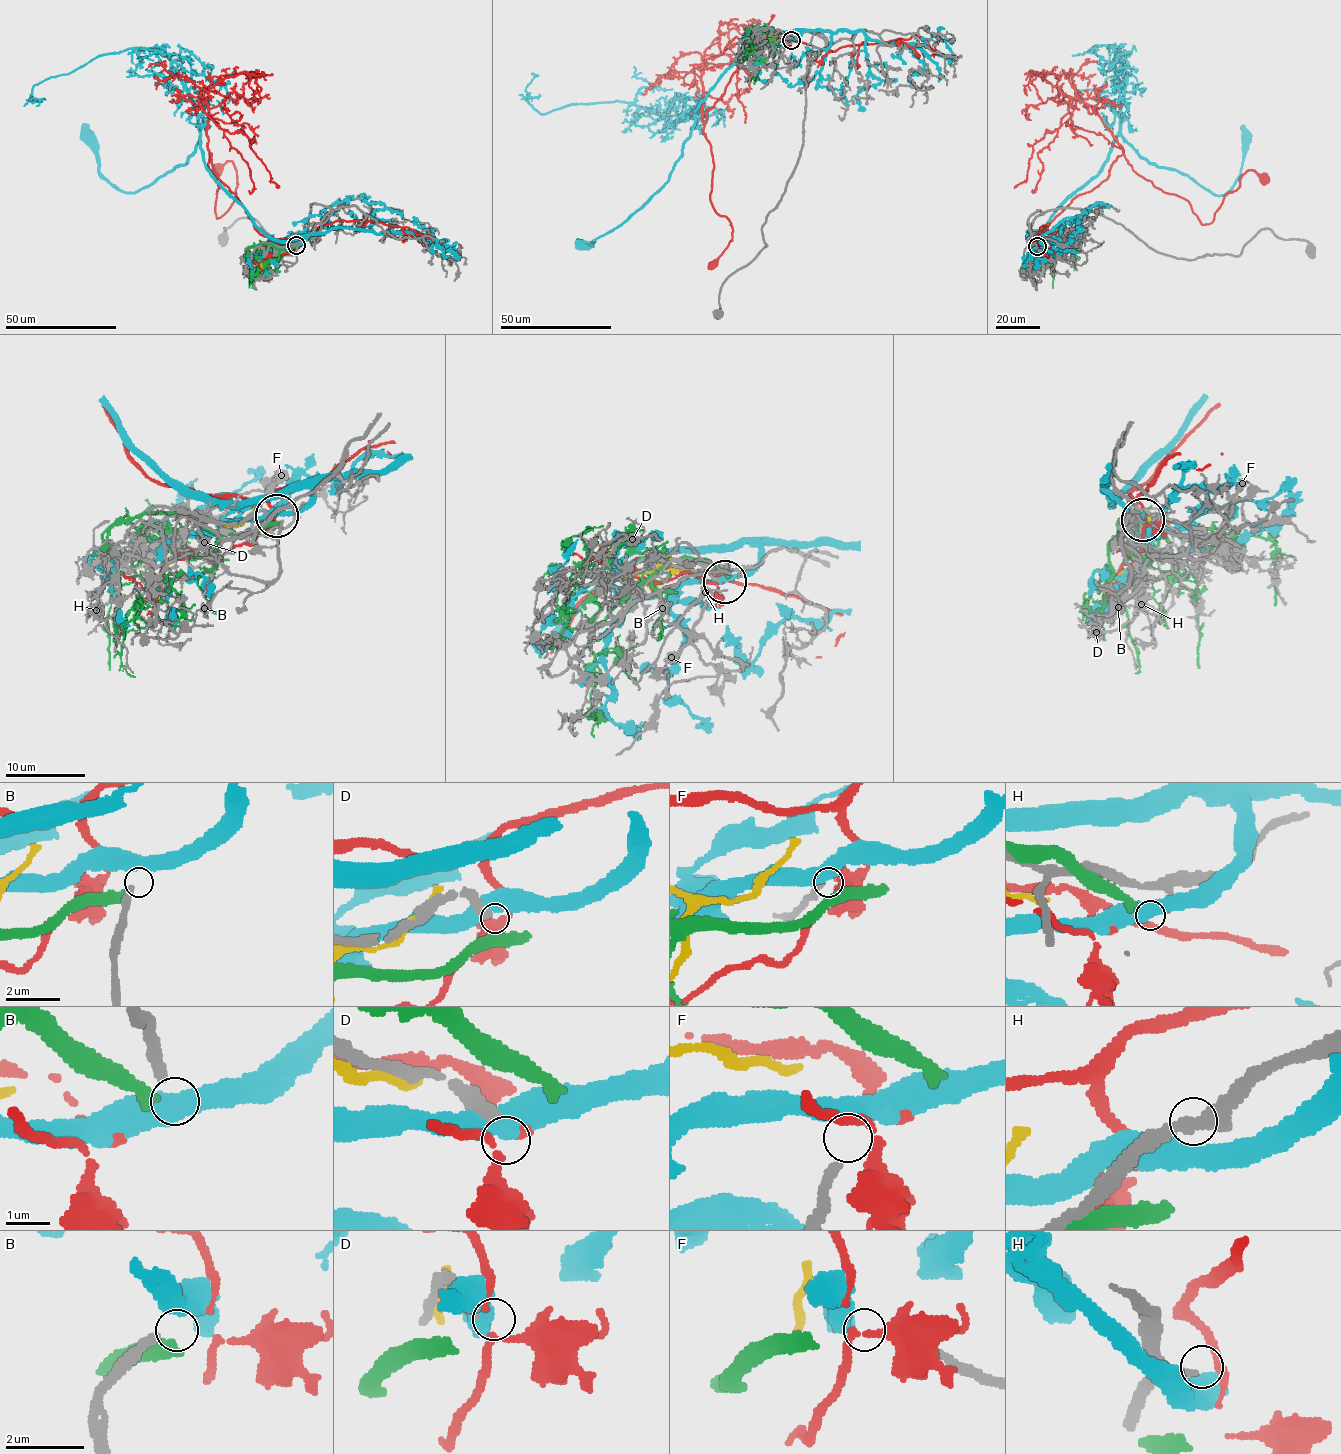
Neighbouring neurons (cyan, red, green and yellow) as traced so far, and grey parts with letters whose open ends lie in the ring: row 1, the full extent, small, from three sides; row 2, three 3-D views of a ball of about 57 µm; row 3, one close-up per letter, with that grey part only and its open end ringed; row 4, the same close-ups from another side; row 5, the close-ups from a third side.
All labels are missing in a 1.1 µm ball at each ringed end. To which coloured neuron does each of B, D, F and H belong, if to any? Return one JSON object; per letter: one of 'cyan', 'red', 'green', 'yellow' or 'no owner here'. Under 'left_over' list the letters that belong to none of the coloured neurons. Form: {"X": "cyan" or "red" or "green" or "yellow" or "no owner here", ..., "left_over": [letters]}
{"B": "no owner here", "D": "no owner here", "F": "no owner here", "H": "no owner here", "left_over": ["B", "D", "F", "H"]}

